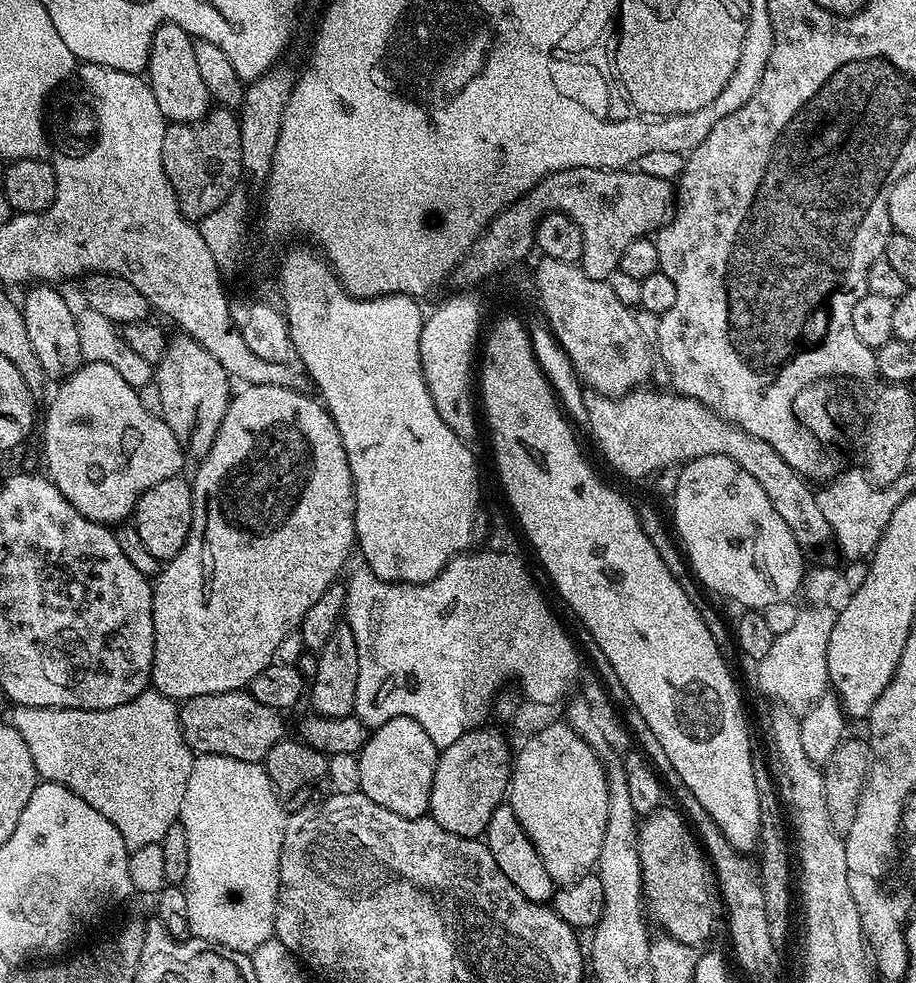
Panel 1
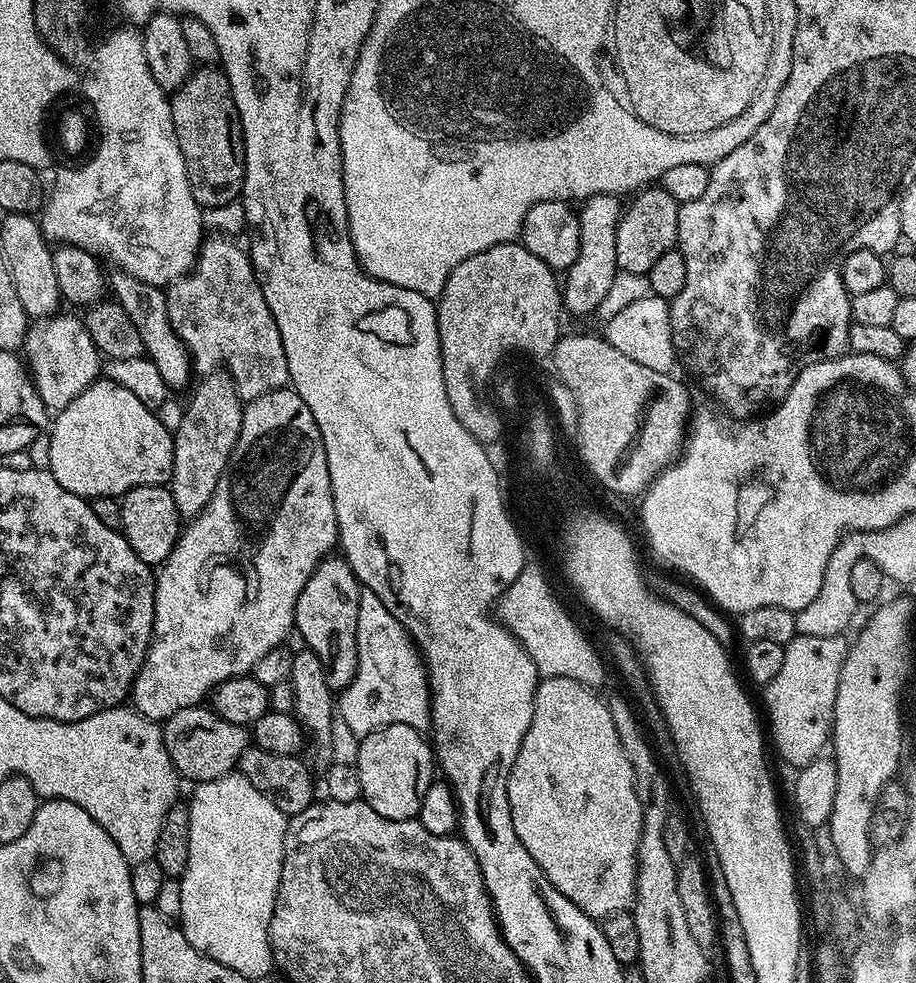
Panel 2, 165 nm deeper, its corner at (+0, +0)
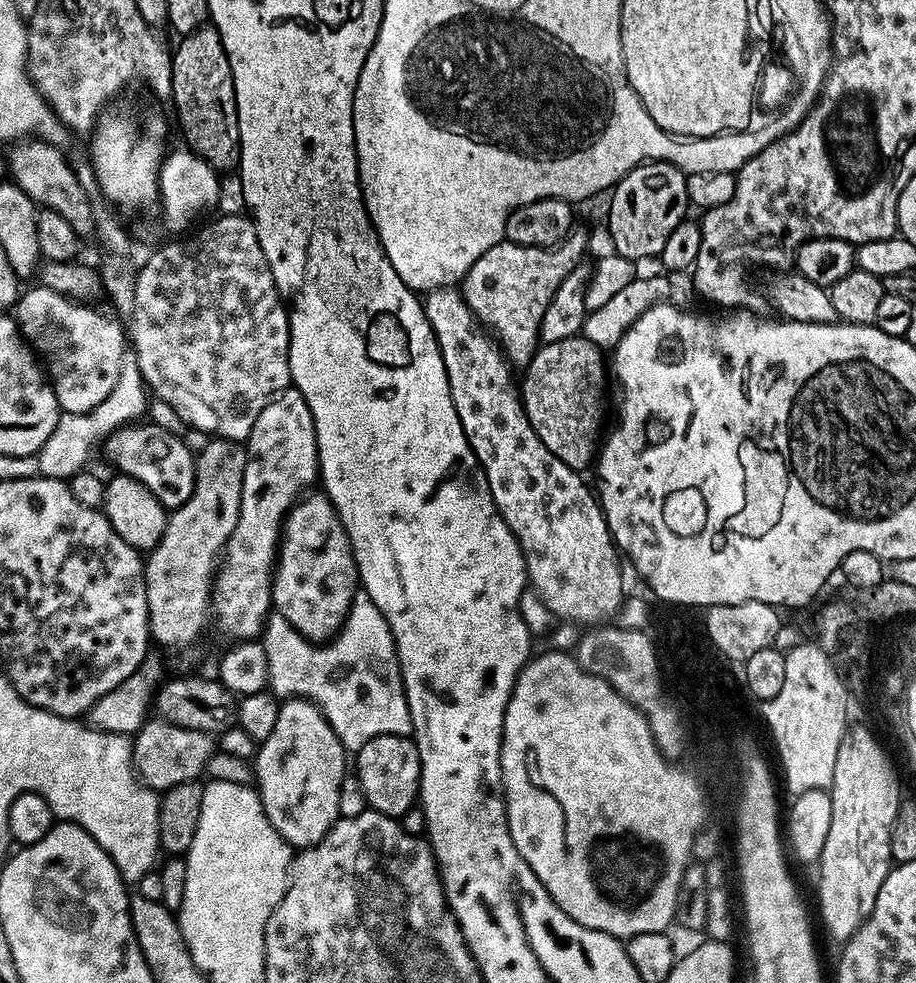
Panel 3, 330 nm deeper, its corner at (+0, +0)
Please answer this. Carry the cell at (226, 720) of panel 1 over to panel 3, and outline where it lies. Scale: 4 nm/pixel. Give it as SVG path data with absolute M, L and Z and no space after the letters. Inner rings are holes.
M152 718L135 733L132 740L132 763L136 775L149 788L163 794L182 782L200 780L205 775L213 751L214 740L209 733L186 730L182 726Z

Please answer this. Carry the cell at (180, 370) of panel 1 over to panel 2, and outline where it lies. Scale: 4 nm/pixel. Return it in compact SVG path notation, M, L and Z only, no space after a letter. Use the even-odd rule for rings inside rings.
M119 270L113 273L113 276L112 273L110 276L111 295L116 303L122 306L122 310L130 314L130 322L134 322L142 338L144 356L152 360L154 366L158 366L158 374L162 374L162 382L166 382L170 390L184 388L188 383L191 385L192 376L194 377L192 357L189 356L188 348L182 342L182 338L178 338L168 317L165 289L150 282L142 282L142 278L134 278L134 274L126 274Z

